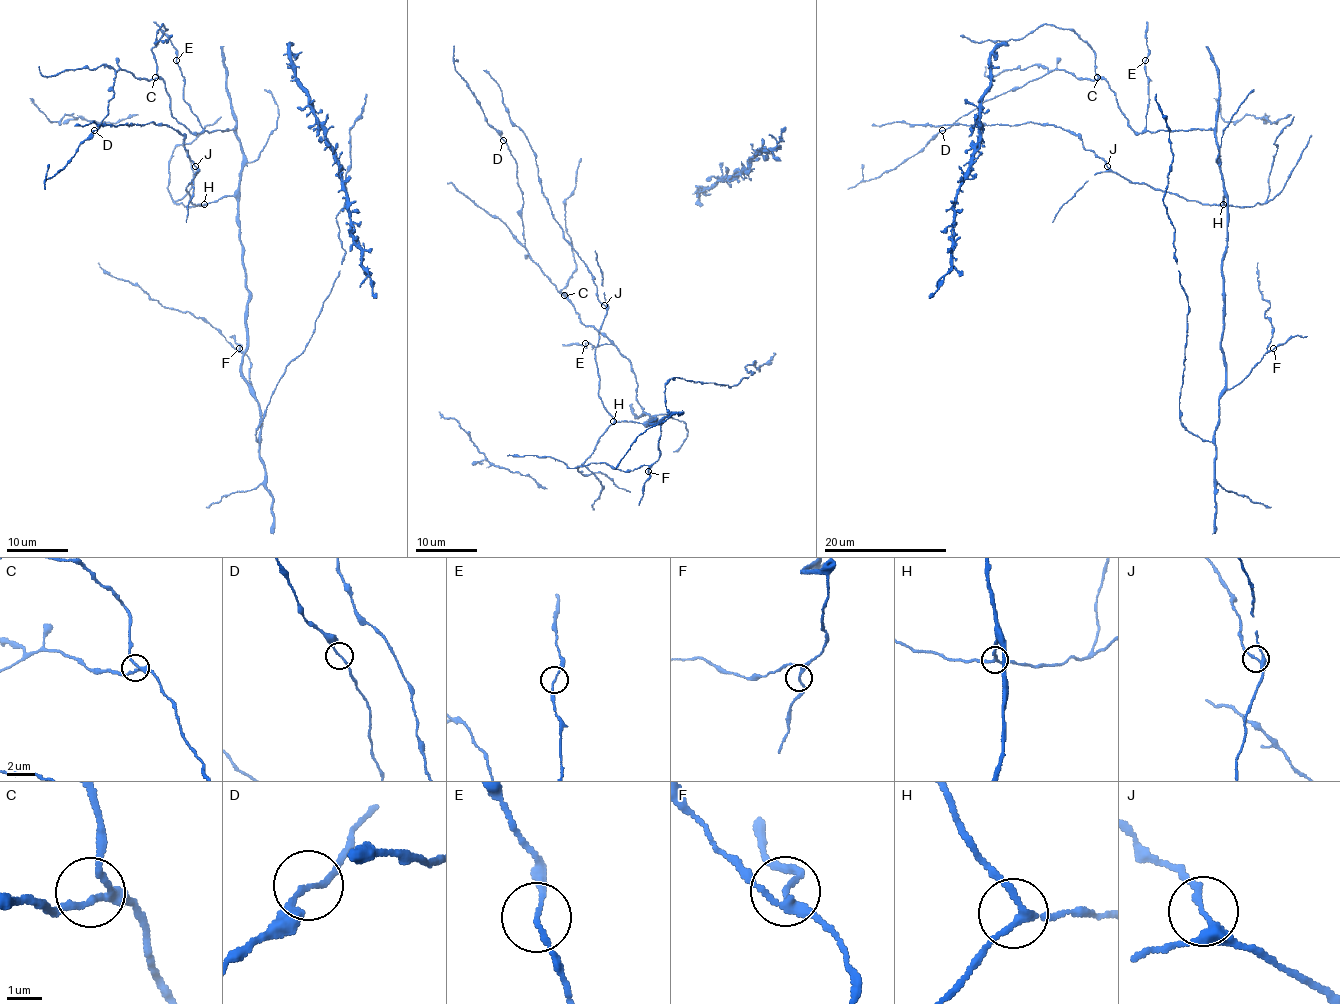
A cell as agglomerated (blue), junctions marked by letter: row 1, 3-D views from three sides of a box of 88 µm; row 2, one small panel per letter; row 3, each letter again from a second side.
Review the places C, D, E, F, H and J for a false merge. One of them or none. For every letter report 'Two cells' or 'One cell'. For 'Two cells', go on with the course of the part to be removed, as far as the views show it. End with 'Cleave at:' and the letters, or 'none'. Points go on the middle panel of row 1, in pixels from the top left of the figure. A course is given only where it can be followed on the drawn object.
C: One cell
D: One cell
E: One cell
F: One cell
H: One cell
J: One cell
Cleave at: none

